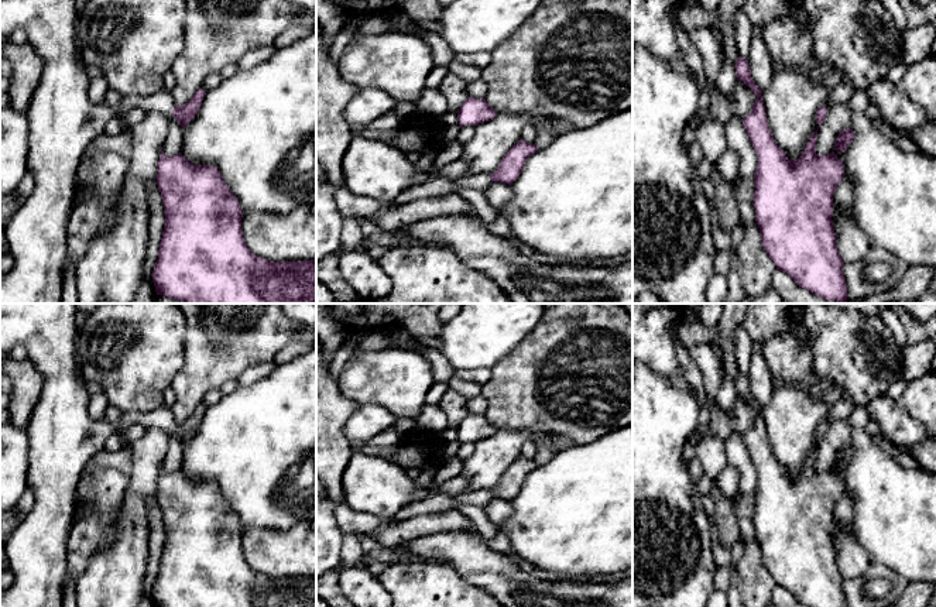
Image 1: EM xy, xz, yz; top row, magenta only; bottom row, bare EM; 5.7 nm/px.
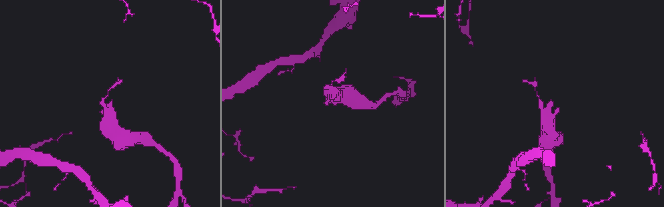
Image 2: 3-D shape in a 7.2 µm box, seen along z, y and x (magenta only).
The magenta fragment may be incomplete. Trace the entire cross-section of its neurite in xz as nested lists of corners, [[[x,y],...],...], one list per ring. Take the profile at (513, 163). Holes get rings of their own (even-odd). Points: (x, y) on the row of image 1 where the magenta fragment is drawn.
[[[520,140],[503,157],[497,171],[493,174],[481,172],[473,176],[462,176],[456,181],[433,176],[425,184],[402,191],[392,203],[402,206],[422,198],[436,198],[442,195],[457,193],[460,188],[469,188],[486,193],[487,188],[493,182],[511,185],[520,176],[525,161],[536,151],[538,147],[535,144]]]

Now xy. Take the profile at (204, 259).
[[[161,148],[157,185],[165,215],[158,260],[151,275],[157,295],[182,304],[316,304],[316,258],[274,263],[254,256],[243,239],[239,200],[216,167],[193,165],[181,152],[165,157]]]

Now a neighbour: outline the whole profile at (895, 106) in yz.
[[[888,79],[875,82],[867,89],[867,95],[868,102],[878,107],[881,117],[894,128],[909,131],[928,120],[923,107],[915,103],[901,85]]]

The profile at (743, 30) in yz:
[[[738,10],[733,16],[734,37],[740,56],[748,59],[752,35],[752,25],[743,10]]]

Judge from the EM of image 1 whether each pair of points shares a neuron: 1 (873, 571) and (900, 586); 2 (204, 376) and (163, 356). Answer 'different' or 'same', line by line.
1: same
2: different

